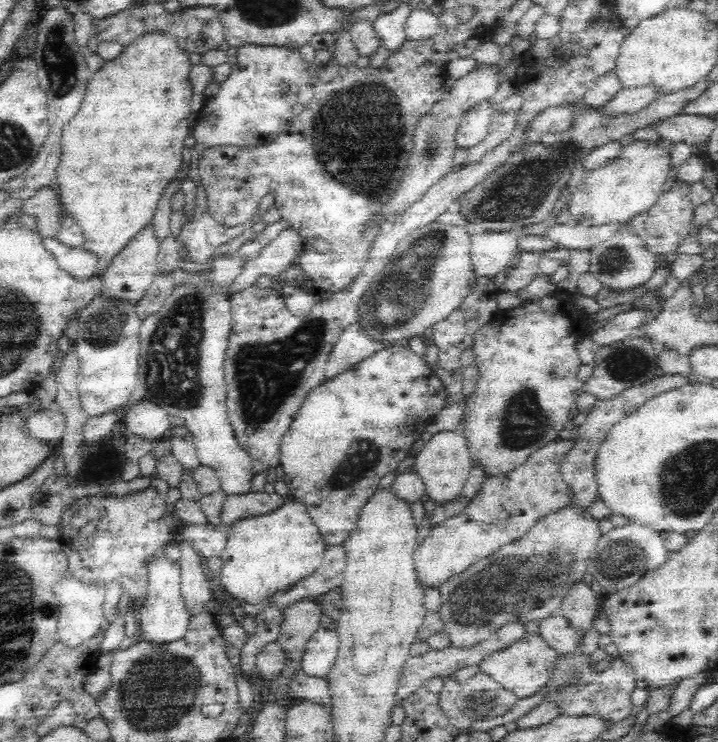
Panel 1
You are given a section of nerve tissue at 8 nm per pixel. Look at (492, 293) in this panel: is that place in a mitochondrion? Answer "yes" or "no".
no

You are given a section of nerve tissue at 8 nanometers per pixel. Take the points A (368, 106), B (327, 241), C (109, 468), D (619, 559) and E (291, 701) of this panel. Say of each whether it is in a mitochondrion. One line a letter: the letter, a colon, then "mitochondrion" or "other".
A: mitochondrion
B: other
C: other
D: mitochondrion
E: other

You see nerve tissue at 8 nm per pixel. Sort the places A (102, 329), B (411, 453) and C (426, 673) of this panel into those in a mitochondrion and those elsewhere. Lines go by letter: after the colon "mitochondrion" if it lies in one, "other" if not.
A: mitochondrion
B: other
C: other

